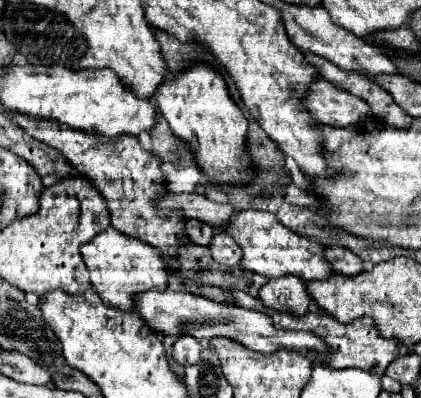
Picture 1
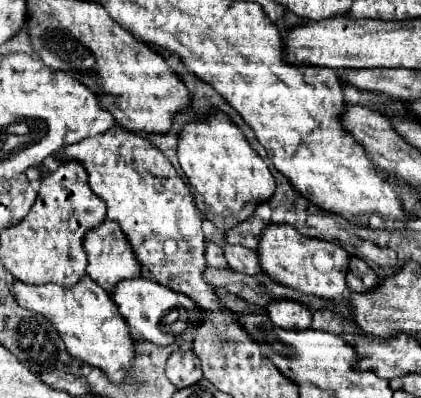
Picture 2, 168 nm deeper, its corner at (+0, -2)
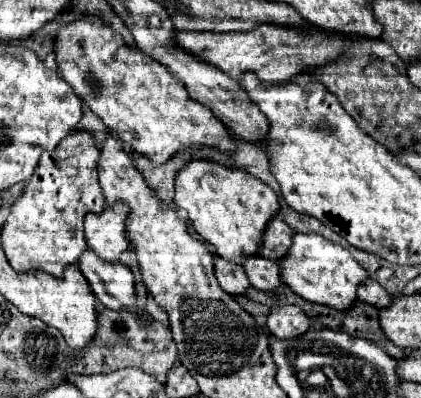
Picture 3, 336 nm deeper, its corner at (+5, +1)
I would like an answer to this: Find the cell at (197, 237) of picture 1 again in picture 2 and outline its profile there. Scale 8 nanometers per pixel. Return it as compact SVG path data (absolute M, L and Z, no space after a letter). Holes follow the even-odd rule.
M208 243L206 245L206 261L210 267L216 267L216 269L230 269L226 259L224 259L224 249L216 243Z

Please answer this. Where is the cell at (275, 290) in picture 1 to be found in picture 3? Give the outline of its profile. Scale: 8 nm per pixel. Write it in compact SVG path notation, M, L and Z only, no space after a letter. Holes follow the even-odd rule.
M275 306L267 316L267 330L277 338L295 338L309 330L309 318L295 306Z

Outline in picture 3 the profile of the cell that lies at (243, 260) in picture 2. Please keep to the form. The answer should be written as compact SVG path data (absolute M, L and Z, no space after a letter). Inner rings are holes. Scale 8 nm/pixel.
M253 256L251 260L243 262L243 270L251 282L251 286L259 290L275 290L281 284L279 266L263 256Z

